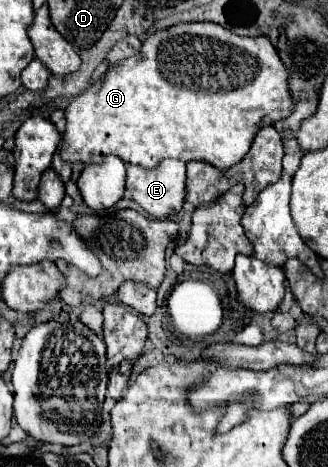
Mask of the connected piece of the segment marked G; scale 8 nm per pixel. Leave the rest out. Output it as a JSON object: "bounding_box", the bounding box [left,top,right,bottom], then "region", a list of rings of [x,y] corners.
{"bounding_box":[60,22,292,170],"region":[[[180,22],[180,24],[174,24],[174,26],[166,28],[166,30],[158,30],[158,32],[150,34],[146,50],[140,50],[138,54],[120,60],[118,66],[108,68],[108,72],[104,74],[104,80],[100,80],[100,84],[98,82],[90,84],[78,96],[70,98],[68,108],[66,108],[66,130],[62,134],[60,156],[66,162],[80,160],[84,164],[92,164],[92,162],[98,162],[100,156],[114,154],[114,156],[122,158],[124,162],[140,164],[144,168],[154,168],[164,158],[178,158],[182,162],[206,160],[212,166],[216,166],[220,170],[226,170],[226,168],[230,168],[232,164],[240,162],[246,156],[246,152],[248,152],[248,148],[250,148],[250,144],[254,140],[254,134],[258,132],[260,126],[274,124],[276,120],[286,118],[290,114],[290,110],[292,110],[292,96],[288,92],[288,72],[286,72],[282,60],[278,58],[276,48],[270,44],[270,40],[266,36],[244,38],[244,36],[238,36],[238,34],[218,26],[218,24],[212,24],[212,22]]]}

